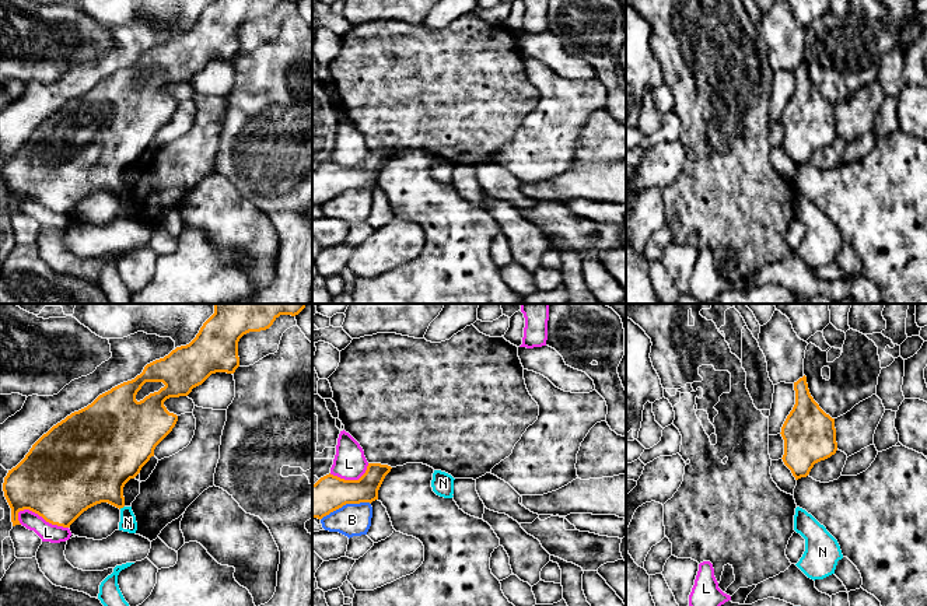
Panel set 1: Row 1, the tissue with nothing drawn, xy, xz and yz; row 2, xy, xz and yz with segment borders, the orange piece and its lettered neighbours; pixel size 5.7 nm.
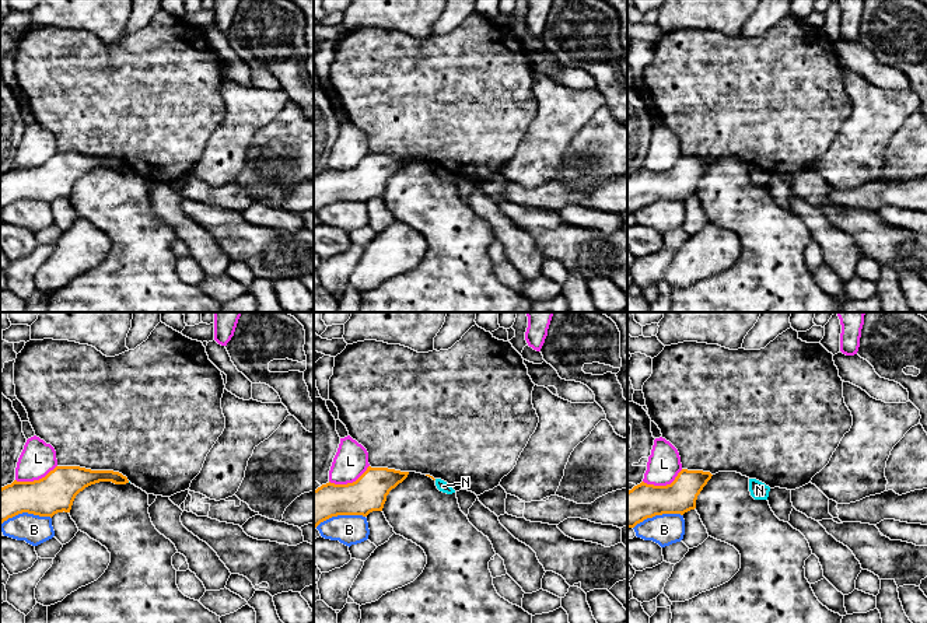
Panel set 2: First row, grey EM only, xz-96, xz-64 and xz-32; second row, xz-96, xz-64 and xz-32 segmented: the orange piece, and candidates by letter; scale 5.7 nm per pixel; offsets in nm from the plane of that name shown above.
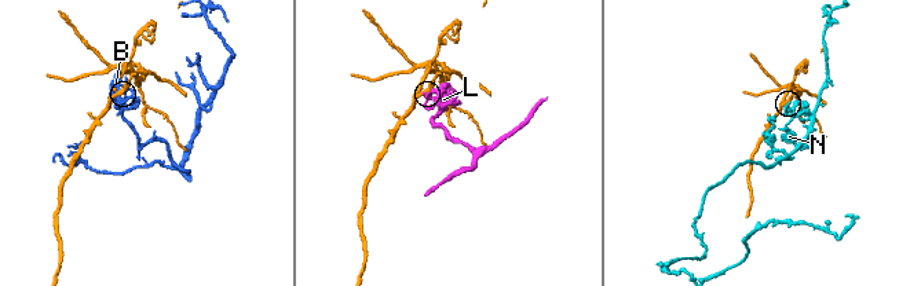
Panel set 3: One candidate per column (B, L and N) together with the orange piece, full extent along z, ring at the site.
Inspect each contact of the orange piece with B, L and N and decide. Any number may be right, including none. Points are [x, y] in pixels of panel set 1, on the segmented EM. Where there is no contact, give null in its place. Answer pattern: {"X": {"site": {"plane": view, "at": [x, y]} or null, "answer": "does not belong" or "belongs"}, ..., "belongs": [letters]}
{"B": {"site": {"plane": "xz", "at": [345, 504]}, "answer": "does not belong"}, "L": {"site": {"plane": "xy", "at": [42, 517]}, "answer": "does not belong"}, "N": {"site": {"plane": "xy", "at": [121, 507]}, "answer": "does not belong"}, "belongs": []}

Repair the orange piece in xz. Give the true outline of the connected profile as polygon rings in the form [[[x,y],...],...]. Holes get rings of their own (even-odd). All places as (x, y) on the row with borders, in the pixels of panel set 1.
[[[368,463],[358,480],[344,480],[330,473],[321,477],[312,484],[312,519],[322,519],[346,504],[378,500],[378,490],[391,469],[388,465]]]

